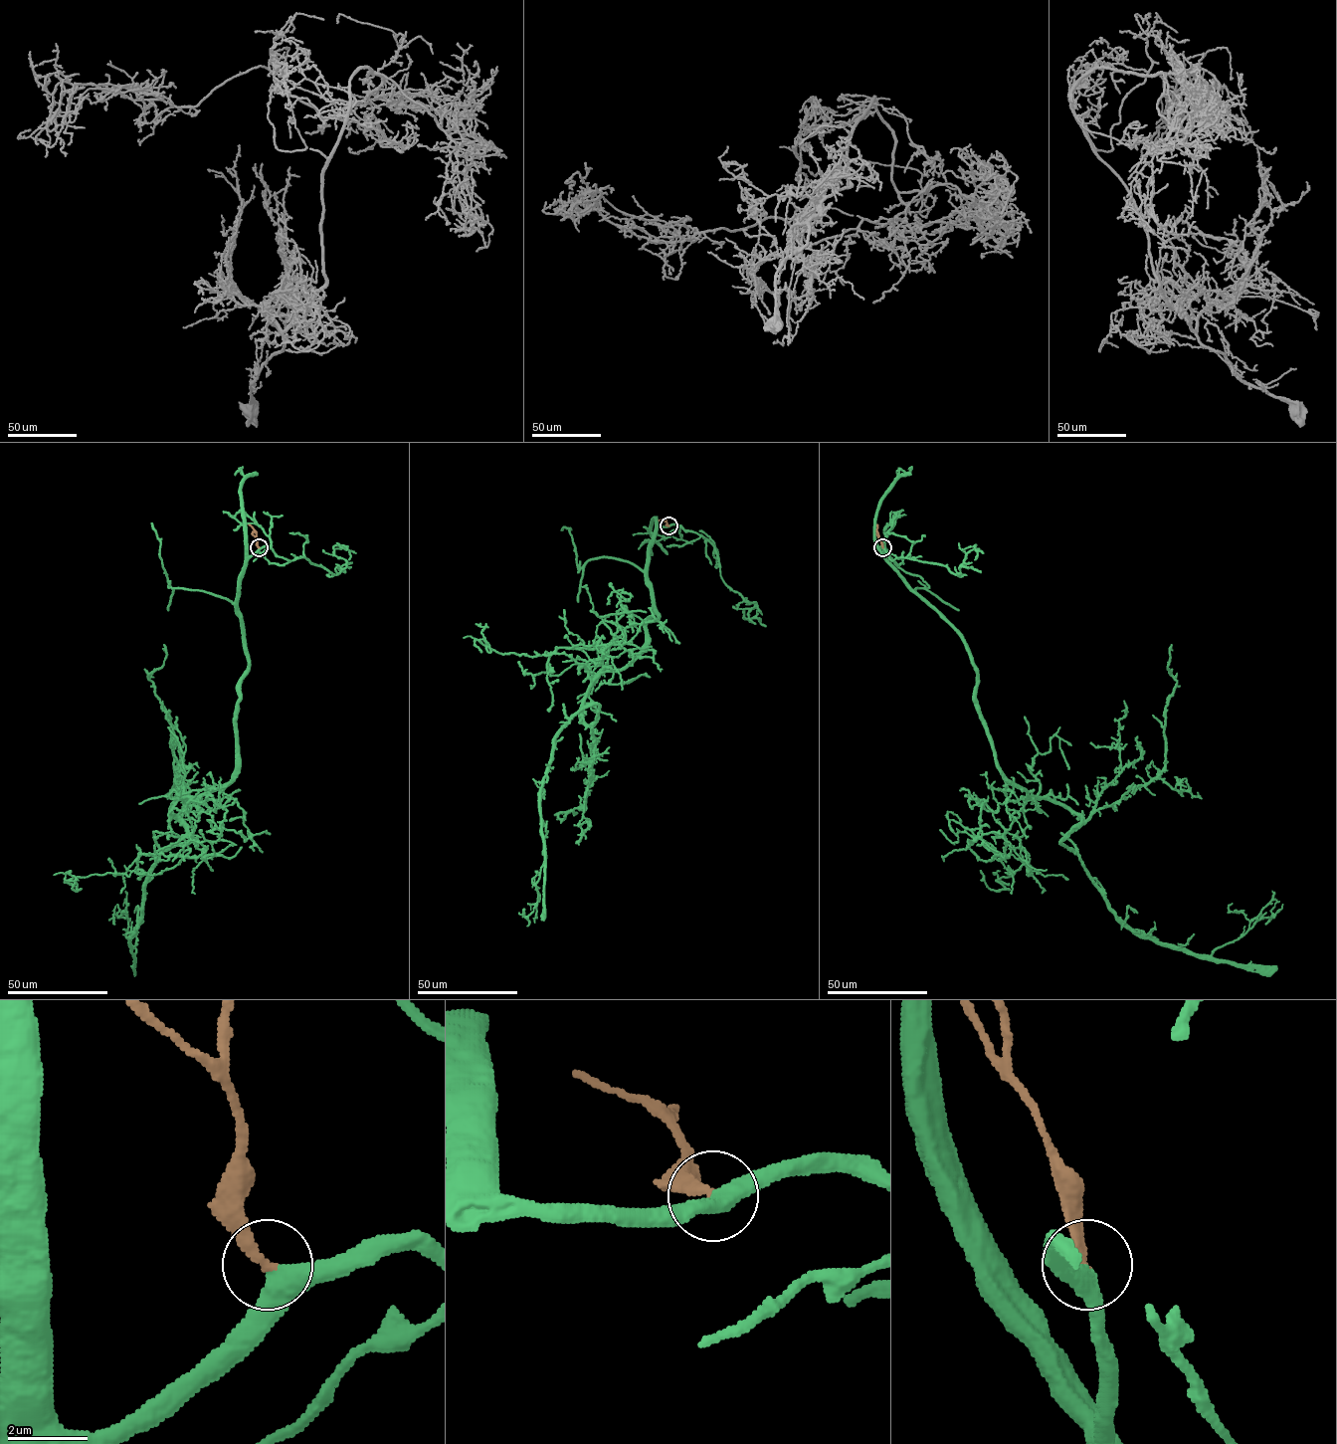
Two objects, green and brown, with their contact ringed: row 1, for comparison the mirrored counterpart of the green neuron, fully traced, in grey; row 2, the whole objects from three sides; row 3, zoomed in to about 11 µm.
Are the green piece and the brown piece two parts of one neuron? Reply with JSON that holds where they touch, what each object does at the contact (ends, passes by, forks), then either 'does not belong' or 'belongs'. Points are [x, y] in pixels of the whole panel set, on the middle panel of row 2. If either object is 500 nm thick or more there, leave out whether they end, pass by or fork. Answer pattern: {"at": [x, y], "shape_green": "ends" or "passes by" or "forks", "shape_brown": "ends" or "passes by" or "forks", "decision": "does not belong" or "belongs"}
{"at": [668, 525], "shape_green": "passes by", "shape_brown": "ends", "decision": "belongs"}

